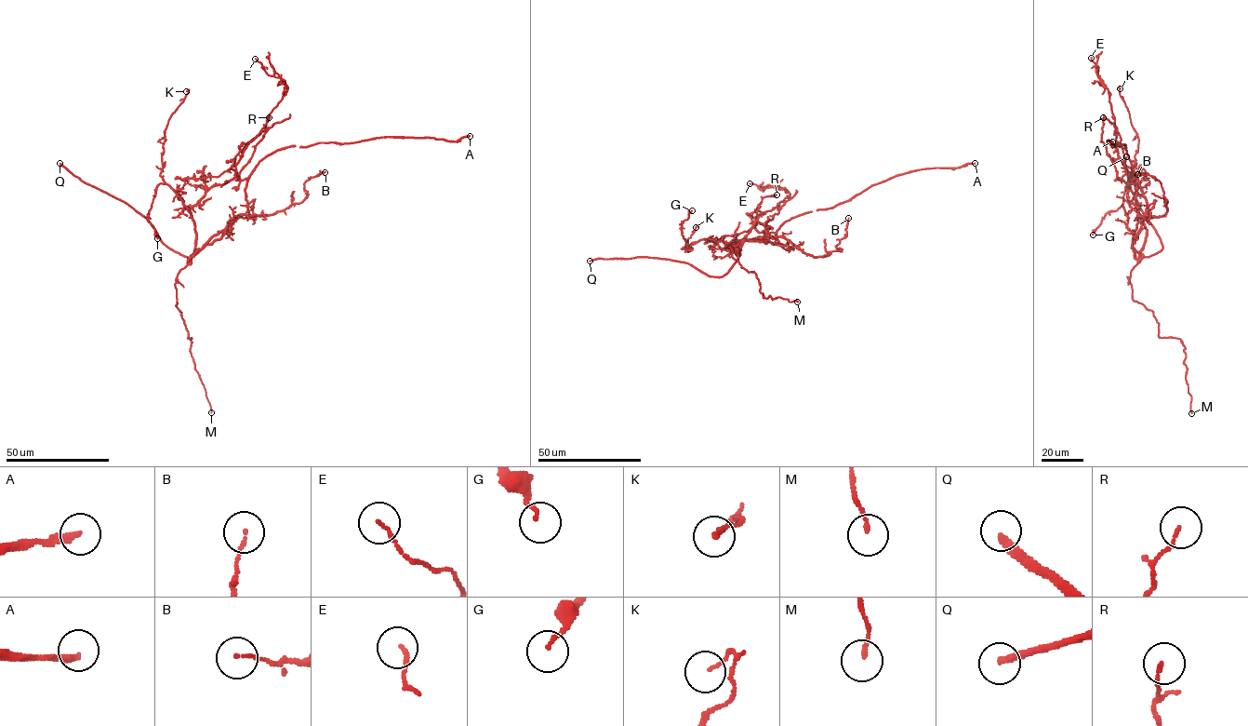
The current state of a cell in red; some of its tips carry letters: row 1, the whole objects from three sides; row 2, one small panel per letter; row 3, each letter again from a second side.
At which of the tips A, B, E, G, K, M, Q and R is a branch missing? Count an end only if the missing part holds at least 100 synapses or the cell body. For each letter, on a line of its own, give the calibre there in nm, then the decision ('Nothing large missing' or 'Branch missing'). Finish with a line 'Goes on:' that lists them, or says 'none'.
A: Thickness 240 nm. Branch missing
B: Thickness 100 nm. Nothing large missing
E: Thickness 130 nm. Nothing large missing
G: Thickness 120 nm. Nothing large missing
K: Thickness 90 nm. Nothing large missing
M: Thickness 130 nm. Nothing large missing
Q: Thickness 280 nm. Nothing large missing
R: Thickness 100 nm. Nothing large missing
Goes on: A

